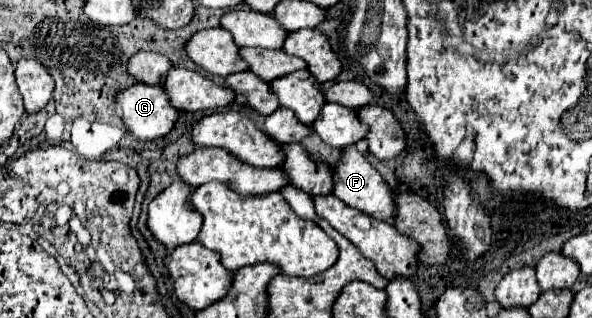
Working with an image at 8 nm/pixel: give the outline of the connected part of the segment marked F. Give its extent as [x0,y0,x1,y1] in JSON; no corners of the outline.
[333,146,395,222]

